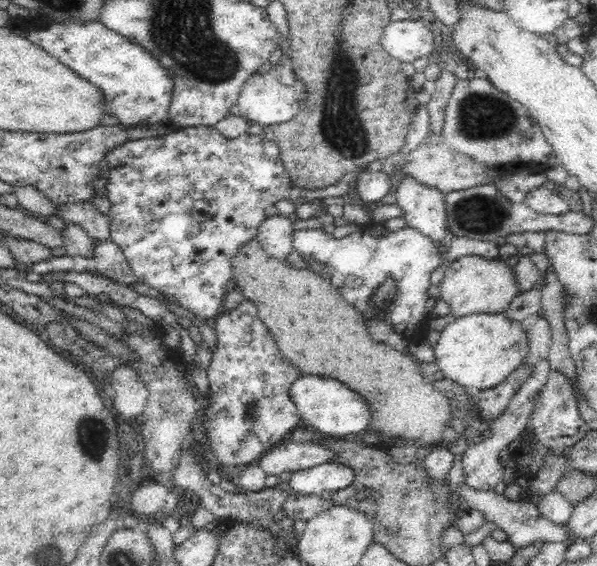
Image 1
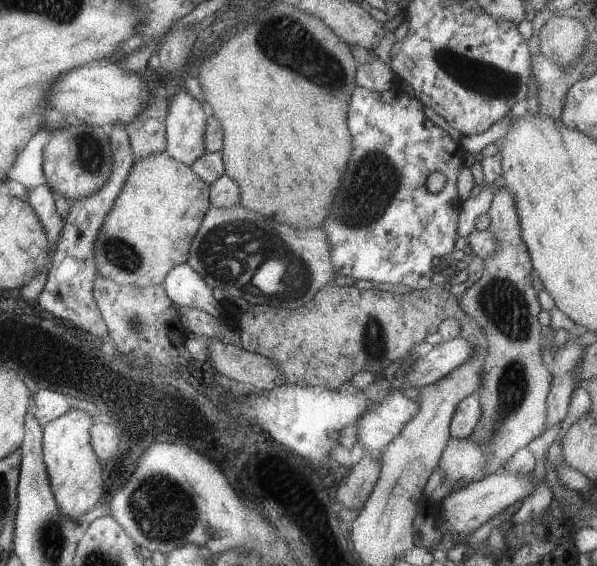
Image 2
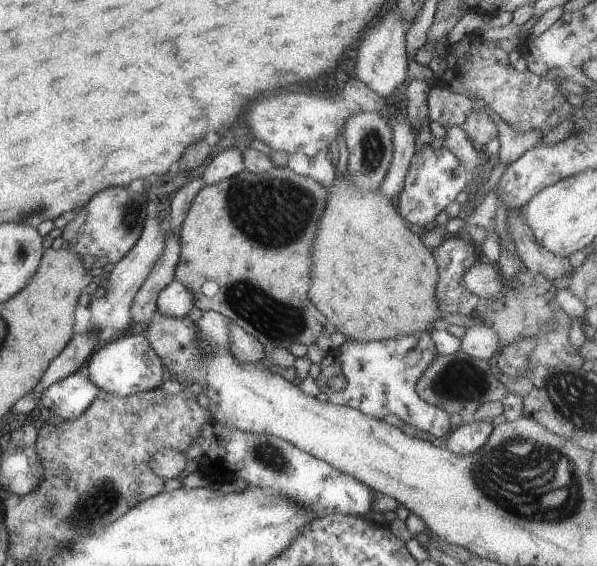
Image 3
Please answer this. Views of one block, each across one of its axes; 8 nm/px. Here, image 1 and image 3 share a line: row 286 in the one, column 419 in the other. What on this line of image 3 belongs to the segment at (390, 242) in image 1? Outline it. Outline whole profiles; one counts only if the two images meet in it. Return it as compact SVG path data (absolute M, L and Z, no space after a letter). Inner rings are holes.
M414 332L396 339L366 343L348 339L342 346L328 350L326 358L320 364L322 372L316 382L326 400L333 404L349 407L382 420L389 414L394 414L417 430L445 439L453 429L450 414L419 398L415 390L418 380L426 374L426 370L432 366L432 362L436 362L438 356L428 332ZM332 376L346 378L344 390L336 392L328 388L328 380Z

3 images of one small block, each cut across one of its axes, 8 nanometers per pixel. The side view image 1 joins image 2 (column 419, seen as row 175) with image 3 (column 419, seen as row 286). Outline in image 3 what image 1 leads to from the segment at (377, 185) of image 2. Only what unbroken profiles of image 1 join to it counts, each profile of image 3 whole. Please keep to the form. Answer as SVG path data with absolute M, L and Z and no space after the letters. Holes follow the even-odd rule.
M432 146L424 147L412 158L405 186L397 197L400 216L414 229L435 224L436 216L452 203L462 190L466 190L473 174L468 172L457 156L445 147L434 150Z

